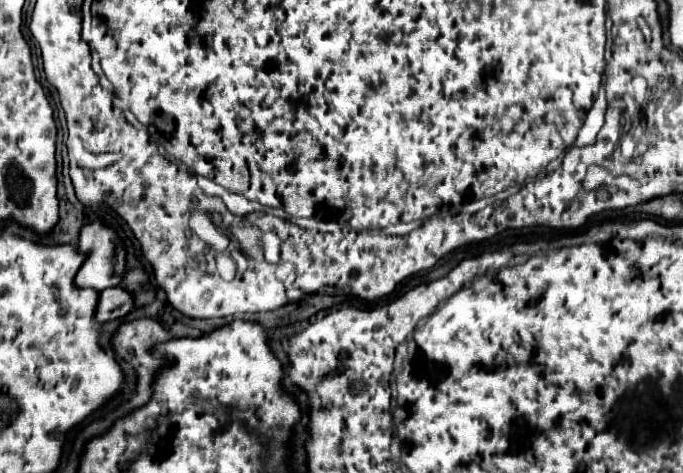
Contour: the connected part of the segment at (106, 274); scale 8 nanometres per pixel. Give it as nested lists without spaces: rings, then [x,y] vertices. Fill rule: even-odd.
[[[102,219],[88,221],[80,227],[78,249],[88,253],[88,261],[80,267],[80,271],[76,275],[76,285],[78,287],[92,287],[96,291],[104,291],[104,289],[116,287],[124,281],[124,275],[126,275],[126,249],[124,249],[124,243],[120,239],[112,241],[112,229]]]

